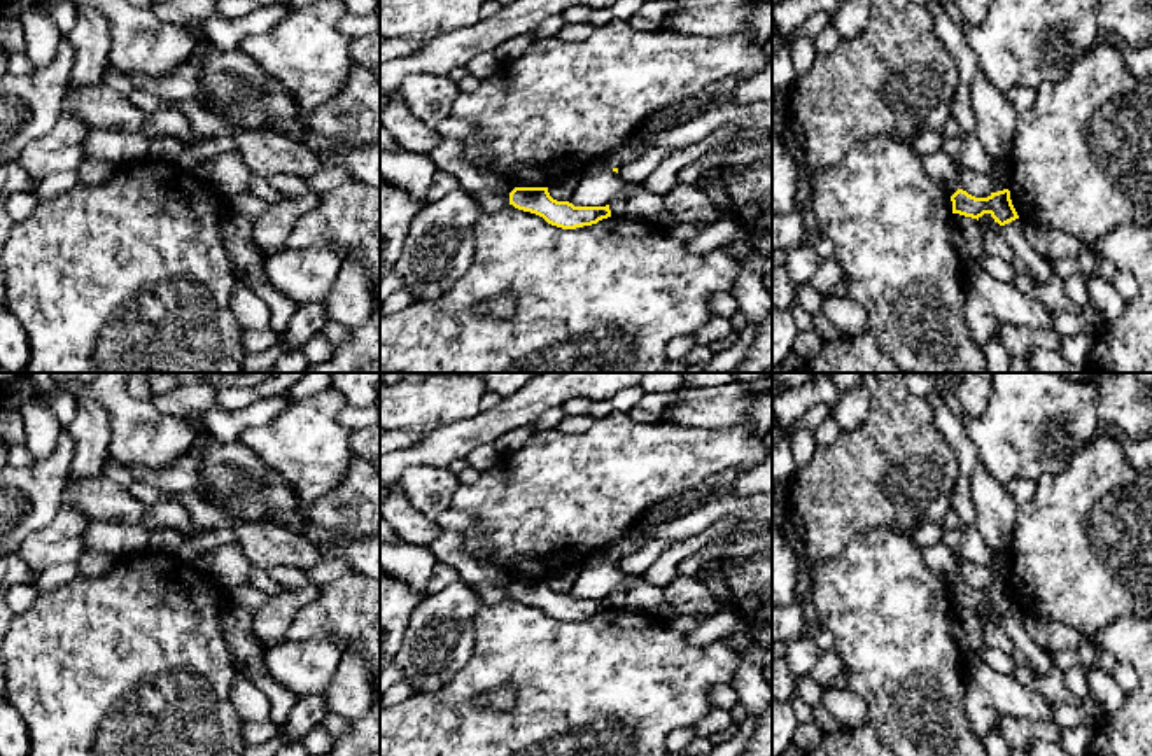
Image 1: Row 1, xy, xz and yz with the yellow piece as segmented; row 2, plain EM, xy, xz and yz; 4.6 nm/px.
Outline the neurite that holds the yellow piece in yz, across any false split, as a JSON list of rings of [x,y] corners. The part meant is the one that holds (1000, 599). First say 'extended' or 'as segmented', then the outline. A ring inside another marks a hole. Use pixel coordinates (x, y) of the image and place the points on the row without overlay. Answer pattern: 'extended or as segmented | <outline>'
as segmented | [[[958,581],[952,588],[952,606],[959,606],[972,611],[980,611],[984,606],[989,606],[994,614],[1005,618],[1015,611],[1019,611],[1012,592],[1010,583],[1003,581],[998,584],[991,584],[987,590],[975,590],[963,581]]]

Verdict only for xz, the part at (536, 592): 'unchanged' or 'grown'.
unchanged

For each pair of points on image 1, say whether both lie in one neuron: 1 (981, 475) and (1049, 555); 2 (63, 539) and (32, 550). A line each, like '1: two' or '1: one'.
1: two
2: one

